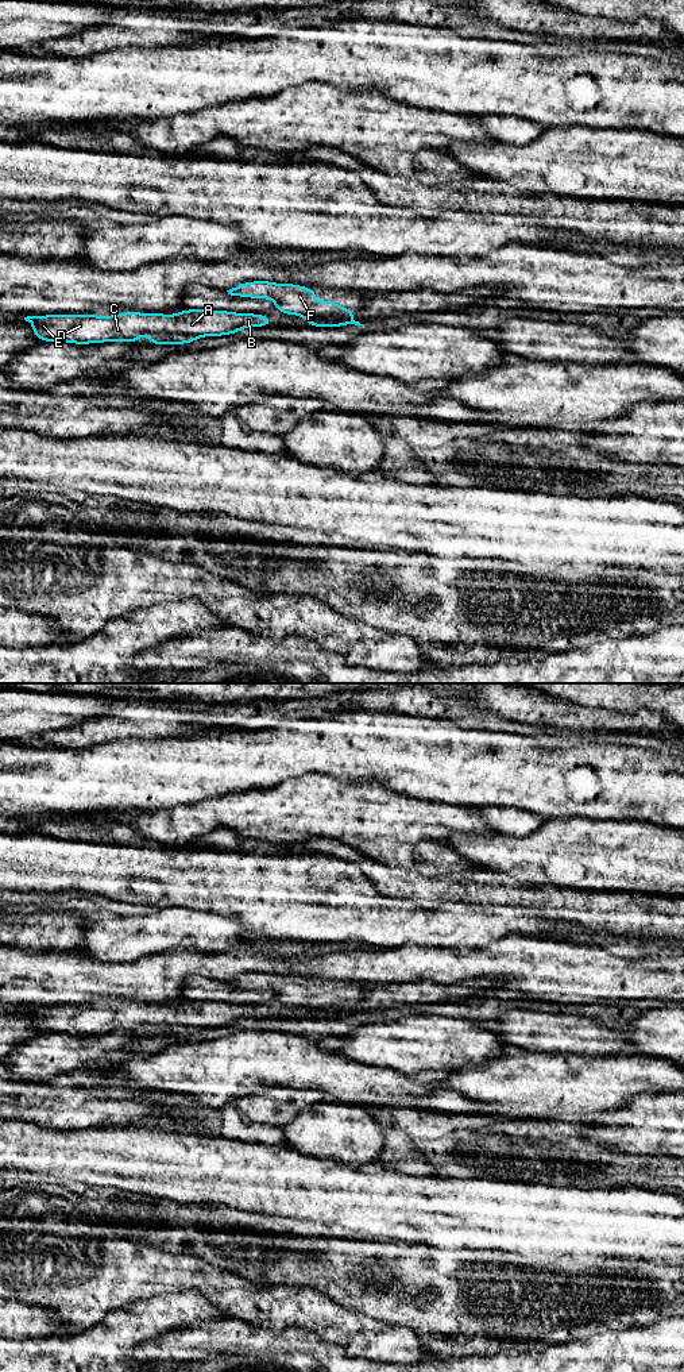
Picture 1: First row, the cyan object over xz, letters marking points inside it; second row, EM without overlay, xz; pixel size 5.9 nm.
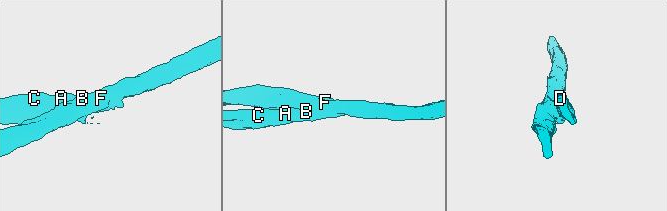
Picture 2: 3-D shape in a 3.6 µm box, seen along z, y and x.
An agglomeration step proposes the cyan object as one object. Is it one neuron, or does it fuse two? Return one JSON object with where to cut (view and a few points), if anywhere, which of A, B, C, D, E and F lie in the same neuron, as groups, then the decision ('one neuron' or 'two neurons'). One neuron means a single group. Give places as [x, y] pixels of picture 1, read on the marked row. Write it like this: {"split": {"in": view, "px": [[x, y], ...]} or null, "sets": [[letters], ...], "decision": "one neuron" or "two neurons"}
{"split": {"in": "xz", "px": [[352, 315], [332, 313], [321, 318], [312, 315], [305, 318]]}, "sets": [["A", "B", "C", "D", "E"], ["F"]], "decision": "two neurons"}

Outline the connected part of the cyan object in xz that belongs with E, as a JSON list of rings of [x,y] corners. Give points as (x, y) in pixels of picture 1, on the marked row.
[[[185,309],[175,315],[121,312],[98,315],[45,315],[24,317],[42,342],[90,344],[131,342],[139,335],[150,336],[148,346],[188,344],[204,336],[237,334],[248,327],[270,327],[268,315],[236,313],[213,309]]]

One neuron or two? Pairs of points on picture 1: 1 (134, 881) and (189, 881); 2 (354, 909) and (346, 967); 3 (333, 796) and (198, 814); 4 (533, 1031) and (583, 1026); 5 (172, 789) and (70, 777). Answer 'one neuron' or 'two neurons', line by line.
1: one neuron
2: two neurons
3: one neuron
4: one neuron
5: one neuron

